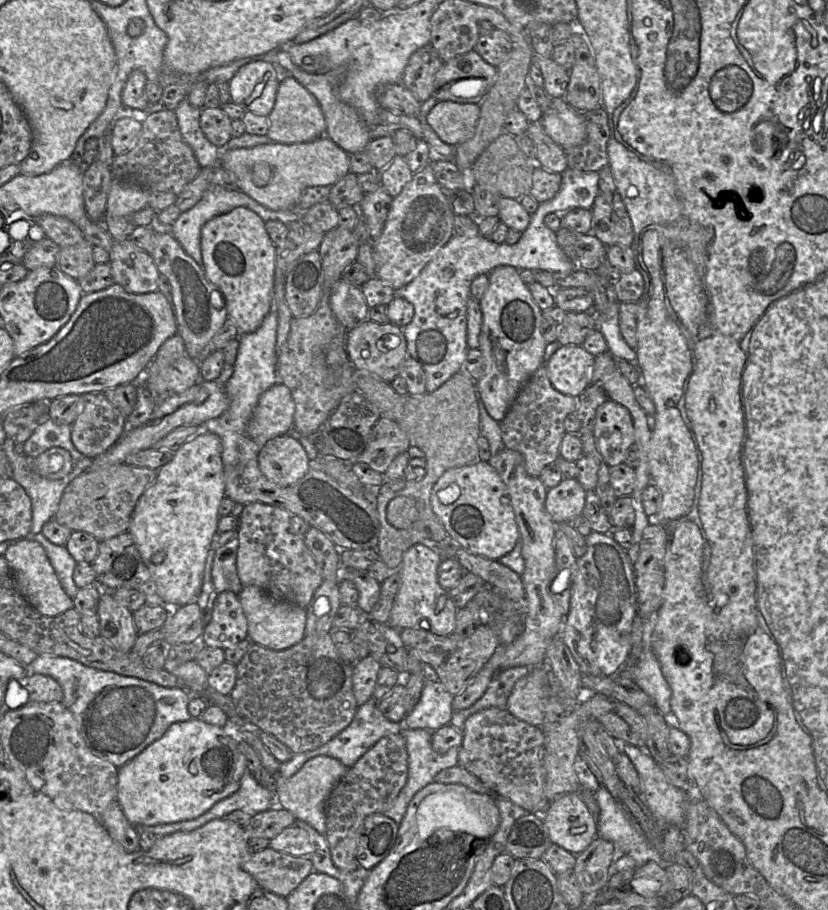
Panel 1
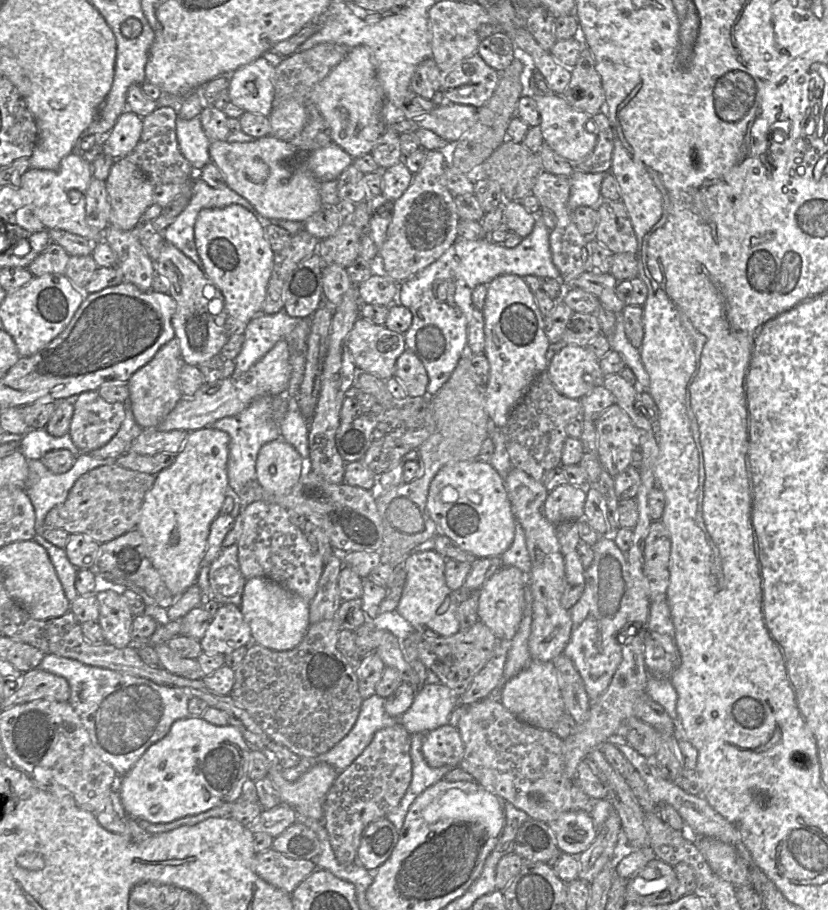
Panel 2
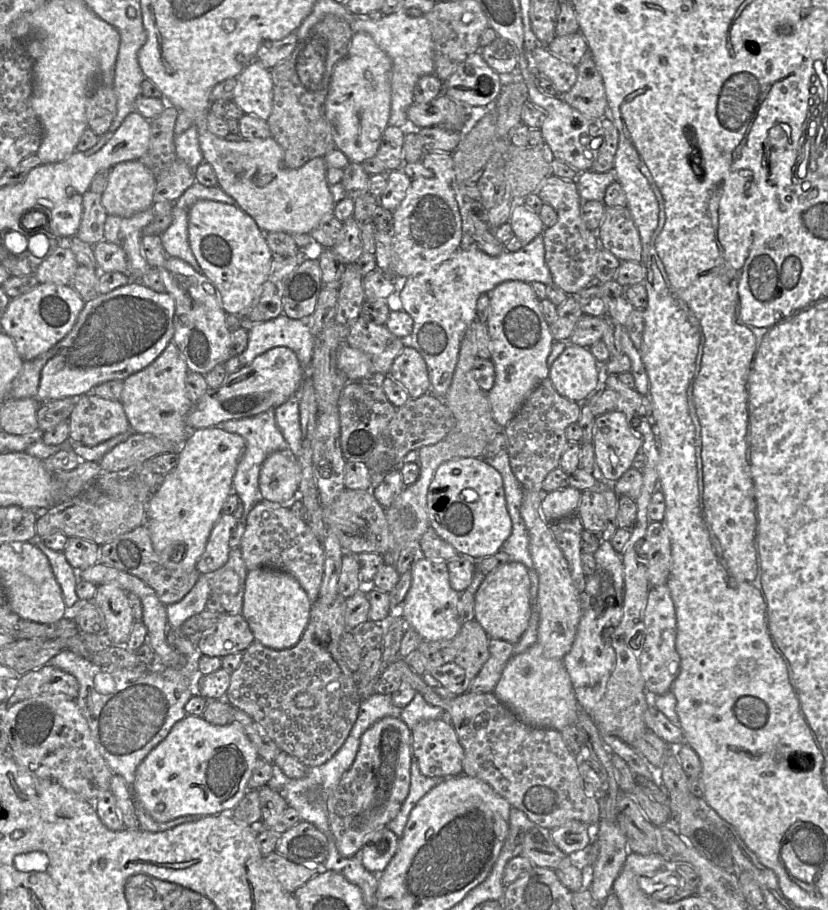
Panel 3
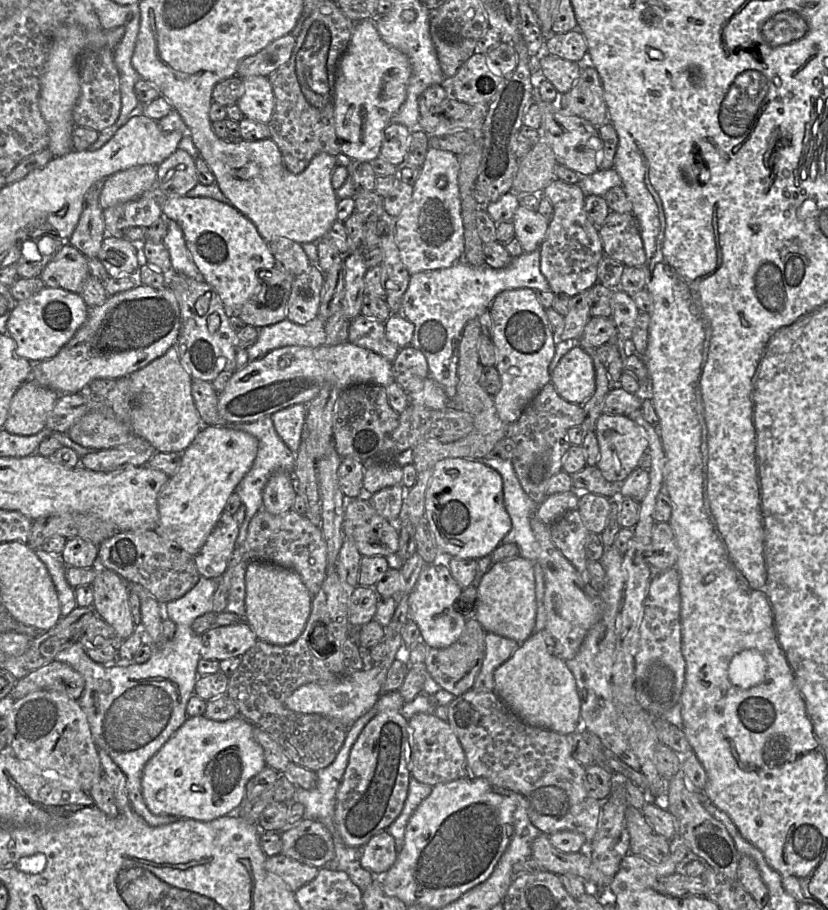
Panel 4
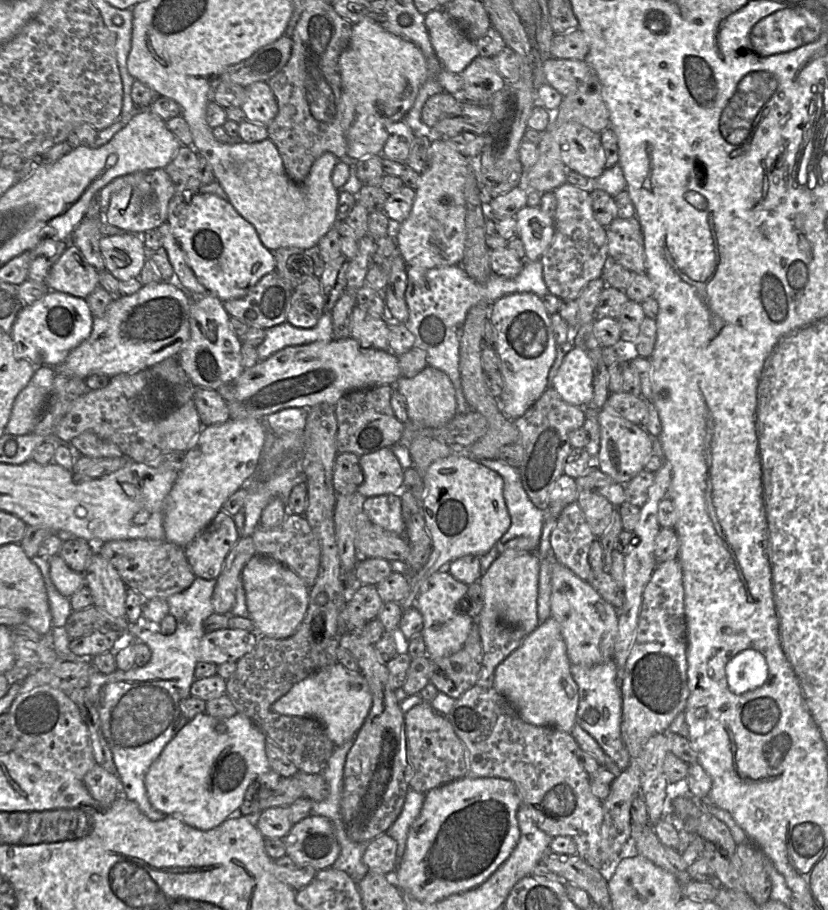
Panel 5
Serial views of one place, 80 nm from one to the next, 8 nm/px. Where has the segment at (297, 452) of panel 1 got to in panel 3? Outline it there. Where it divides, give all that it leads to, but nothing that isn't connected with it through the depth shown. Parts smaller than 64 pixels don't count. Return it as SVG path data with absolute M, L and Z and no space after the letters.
M282 451L271 453L263 462L259 475L260 499L281 505L298 497L301 467L296 457Z

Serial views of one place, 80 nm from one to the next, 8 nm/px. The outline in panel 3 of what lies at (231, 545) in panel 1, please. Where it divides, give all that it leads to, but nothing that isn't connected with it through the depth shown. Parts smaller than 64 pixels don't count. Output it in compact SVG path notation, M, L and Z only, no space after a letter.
M231 548L227 562L218 570L203 574L208 576L211 588L211 596L215 596L222 605L223 611L228 614L242 614L243 596L245 591L245 581L247 568L242 557L240 548Z

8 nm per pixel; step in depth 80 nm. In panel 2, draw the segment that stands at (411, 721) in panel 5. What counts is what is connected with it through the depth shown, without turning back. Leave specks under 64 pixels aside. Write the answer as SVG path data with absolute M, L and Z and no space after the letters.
M450 724L440 726L423 736L422 754L429 766L459 767L464 746L459 730Z

